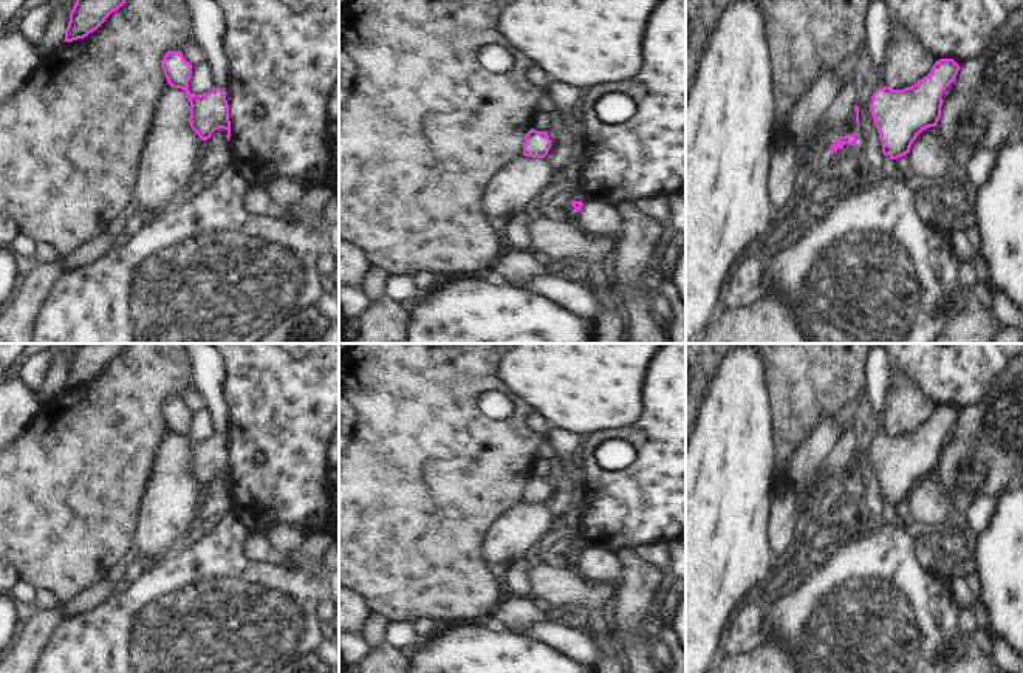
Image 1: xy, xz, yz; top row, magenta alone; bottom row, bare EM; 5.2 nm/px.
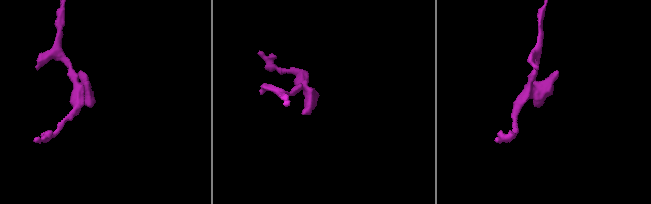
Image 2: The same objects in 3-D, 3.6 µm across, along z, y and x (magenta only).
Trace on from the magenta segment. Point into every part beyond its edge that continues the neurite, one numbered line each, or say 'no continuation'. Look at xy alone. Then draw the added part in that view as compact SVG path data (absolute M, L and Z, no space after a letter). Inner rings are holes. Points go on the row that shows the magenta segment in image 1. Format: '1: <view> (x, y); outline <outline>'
no continuation

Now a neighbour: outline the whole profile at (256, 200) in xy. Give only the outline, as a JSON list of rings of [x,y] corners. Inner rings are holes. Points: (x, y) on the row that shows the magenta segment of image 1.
[[[246,187],[241,207],[249,215],[269,215],[272,209],[272,201],[266,187]]]

